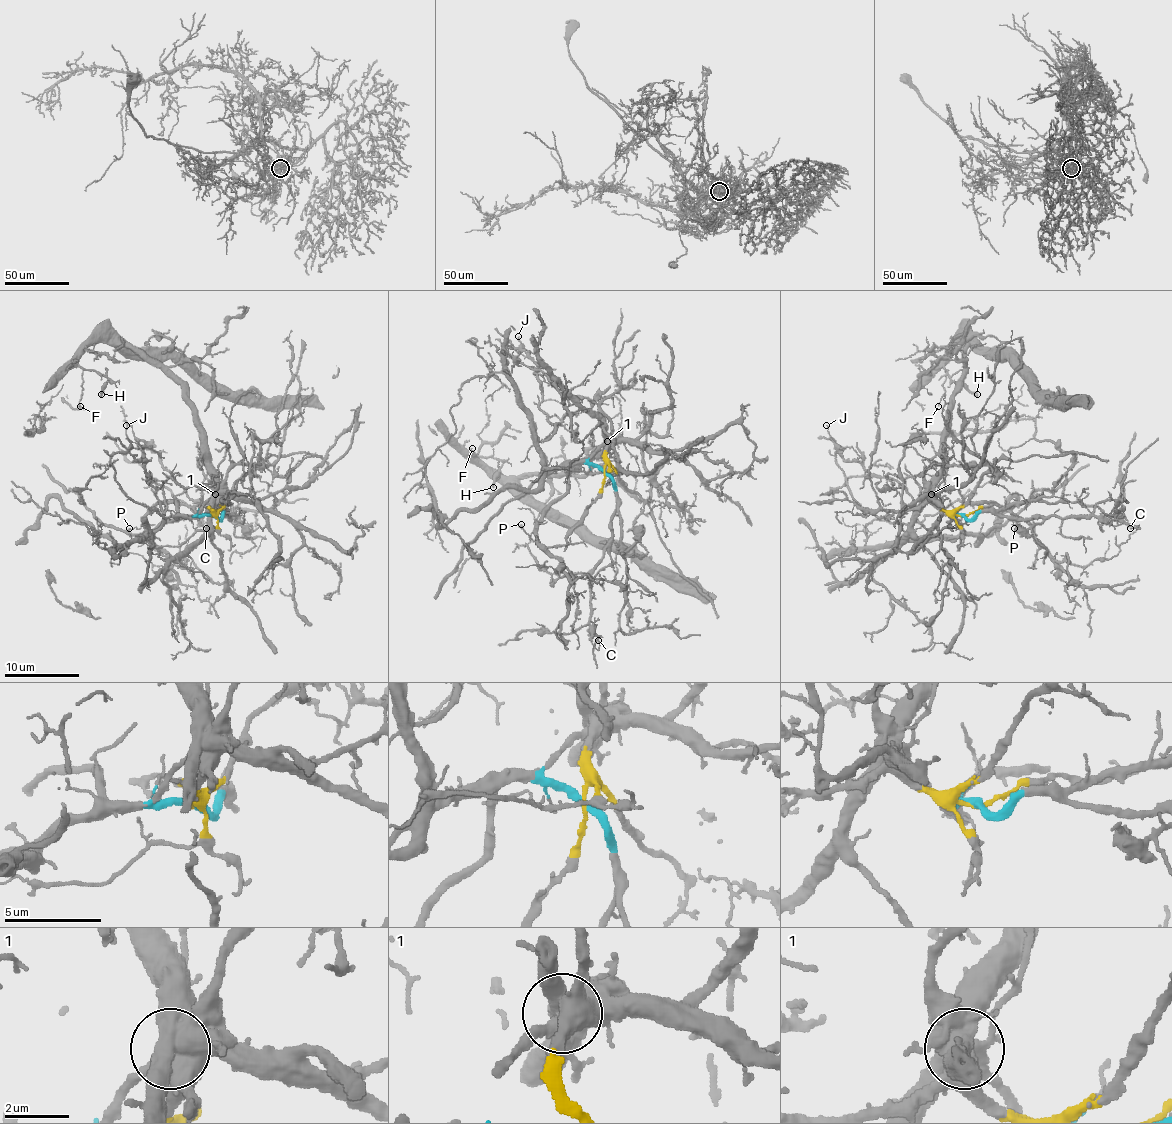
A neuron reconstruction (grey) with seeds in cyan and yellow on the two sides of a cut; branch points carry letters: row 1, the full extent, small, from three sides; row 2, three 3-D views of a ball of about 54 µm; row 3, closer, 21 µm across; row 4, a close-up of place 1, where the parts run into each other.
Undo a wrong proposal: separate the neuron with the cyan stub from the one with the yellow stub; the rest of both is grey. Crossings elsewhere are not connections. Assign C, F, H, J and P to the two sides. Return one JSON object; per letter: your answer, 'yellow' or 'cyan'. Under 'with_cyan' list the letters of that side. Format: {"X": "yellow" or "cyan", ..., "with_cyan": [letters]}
{"C": "cyan", "F": "yellow", "H": "yellow", "J": "yellow", "P": "cyan", "with_cyan": ["C", "P"]}

